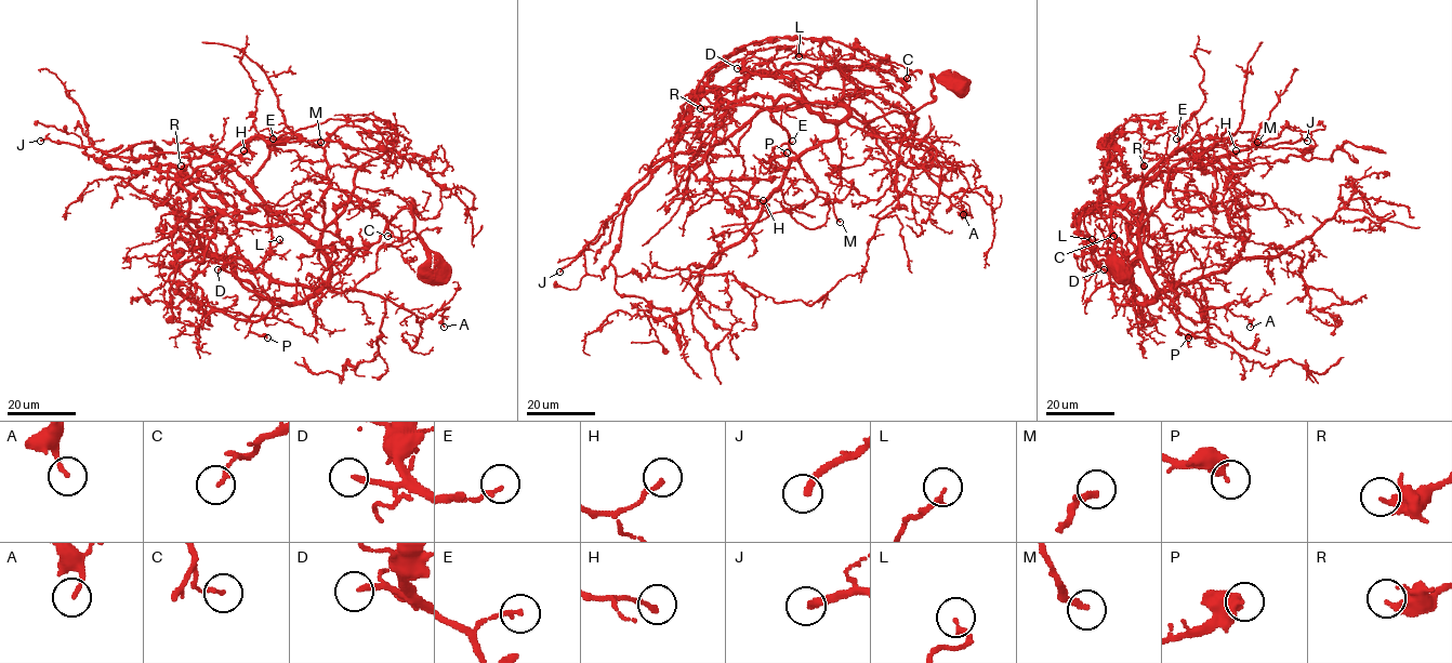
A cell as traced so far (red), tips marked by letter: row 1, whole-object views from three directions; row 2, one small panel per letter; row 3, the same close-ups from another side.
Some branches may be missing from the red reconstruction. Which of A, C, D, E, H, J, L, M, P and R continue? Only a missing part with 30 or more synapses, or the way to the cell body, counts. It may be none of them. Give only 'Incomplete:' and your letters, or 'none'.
Incomplete: D, J

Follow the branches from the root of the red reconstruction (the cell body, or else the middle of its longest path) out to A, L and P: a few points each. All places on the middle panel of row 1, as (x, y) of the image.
A: (964, 89), (933, 76), (935, 97), (915, 111), (846, 121), (928, 142), (967, 182), (963, 214)
L: (964, 89), (933, 76), (935, 97), (915, 111), (827, 121), (794, 80), (744, 67), (755, 50), (799, 56)
P: (964, 89), (960, 76), (933, 76), (932, 102), (867, 121), (849, 117), (831, 138), (769, 173), (787, 153)

